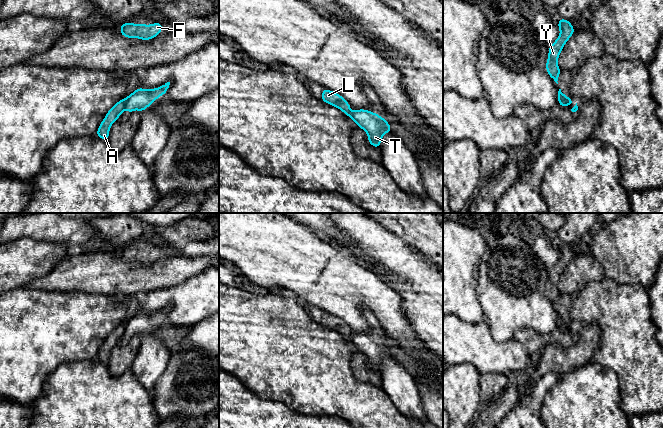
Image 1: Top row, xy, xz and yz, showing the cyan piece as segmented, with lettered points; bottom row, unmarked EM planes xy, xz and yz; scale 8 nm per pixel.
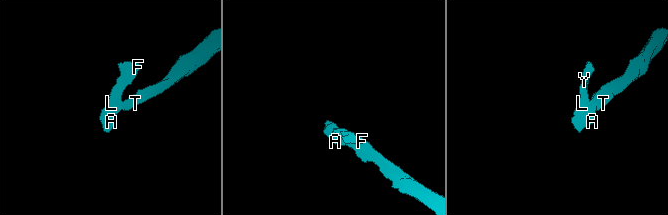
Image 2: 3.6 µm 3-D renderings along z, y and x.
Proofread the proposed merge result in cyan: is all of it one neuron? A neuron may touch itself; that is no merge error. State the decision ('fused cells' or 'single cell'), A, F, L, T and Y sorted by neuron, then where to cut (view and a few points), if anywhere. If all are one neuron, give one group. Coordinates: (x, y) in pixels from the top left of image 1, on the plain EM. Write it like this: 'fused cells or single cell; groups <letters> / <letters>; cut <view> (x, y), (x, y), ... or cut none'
fused cells; groups A F L Y / T; cut xy (124, 323), (126, 327)

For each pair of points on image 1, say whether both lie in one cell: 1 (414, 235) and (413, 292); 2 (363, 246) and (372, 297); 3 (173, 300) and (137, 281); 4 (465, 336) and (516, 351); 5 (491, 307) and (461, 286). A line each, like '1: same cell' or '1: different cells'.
1: different cells
2: different cells
3: different cells
4: same cell
5: different cells

